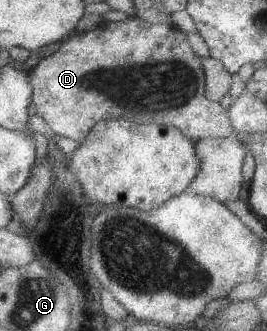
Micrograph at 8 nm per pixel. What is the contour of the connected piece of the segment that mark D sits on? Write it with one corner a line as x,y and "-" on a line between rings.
127,16
122,22
103,21
95,28
88,28
88,31
75,32
72,38
66,40
66,42
63,41
58,50
52,52
49,56
42,57
35,66
26,71
32,87
31,102
35,106
35,114
44,120
47,130
77,143
85,139
86,133
93,124
105,119
124,119
135,123
169,125
177,128
186,138
193,141
212,137
234,137
233,128
229,123
229,113
220,106
218,101
208,100
204,96
205,76
201,58
192,52
184,35
173,25
164,24
164,22
162,24
148,23
136,16

